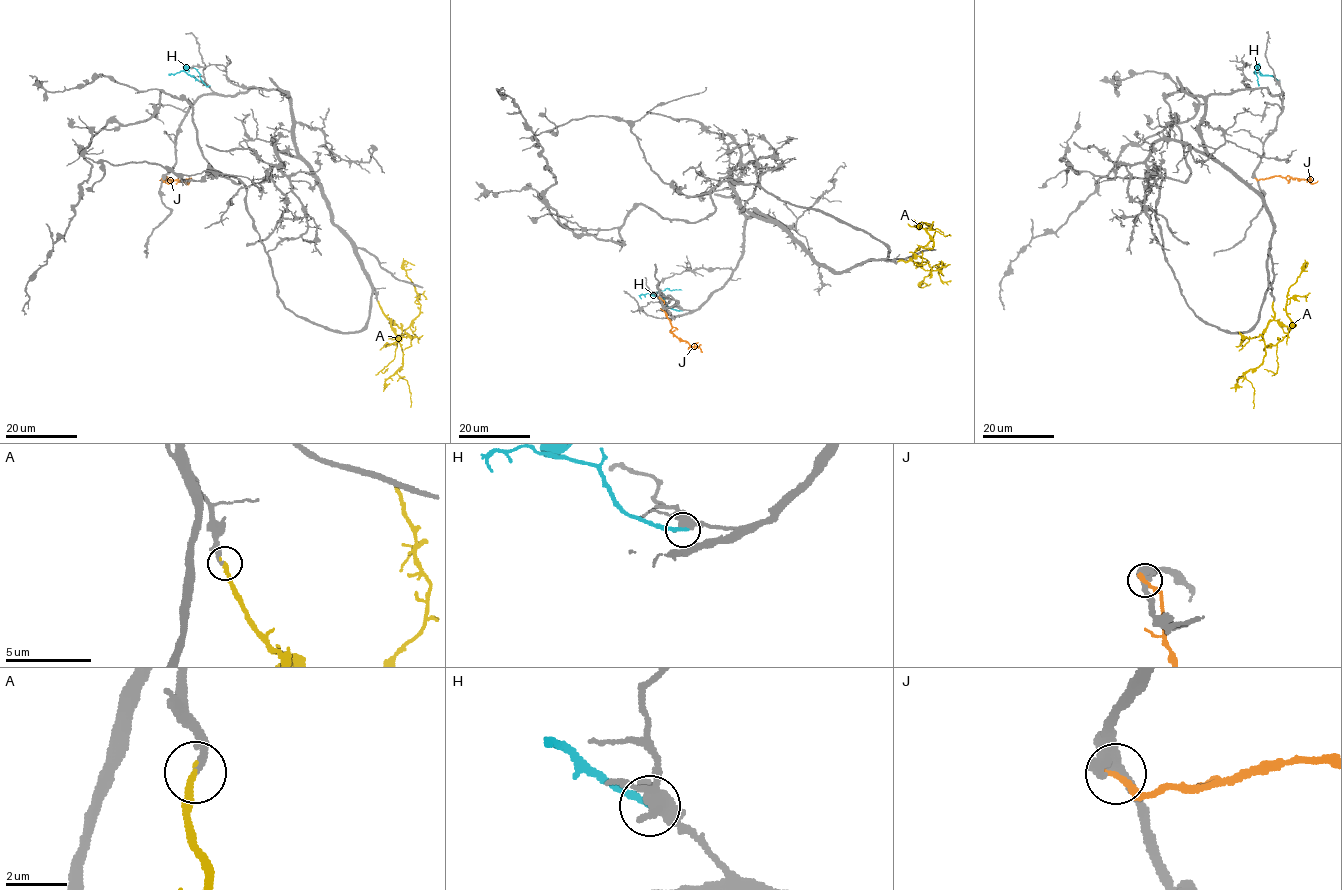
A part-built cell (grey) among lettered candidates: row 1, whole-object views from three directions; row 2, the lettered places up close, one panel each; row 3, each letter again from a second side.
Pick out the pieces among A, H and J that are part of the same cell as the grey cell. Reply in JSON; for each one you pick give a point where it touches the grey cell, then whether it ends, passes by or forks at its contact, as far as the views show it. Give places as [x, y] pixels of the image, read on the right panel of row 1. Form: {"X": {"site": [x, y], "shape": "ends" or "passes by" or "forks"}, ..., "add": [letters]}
{"A": {"site": [1273, 302], "shape": "ends"}, "add": ["A"]}

